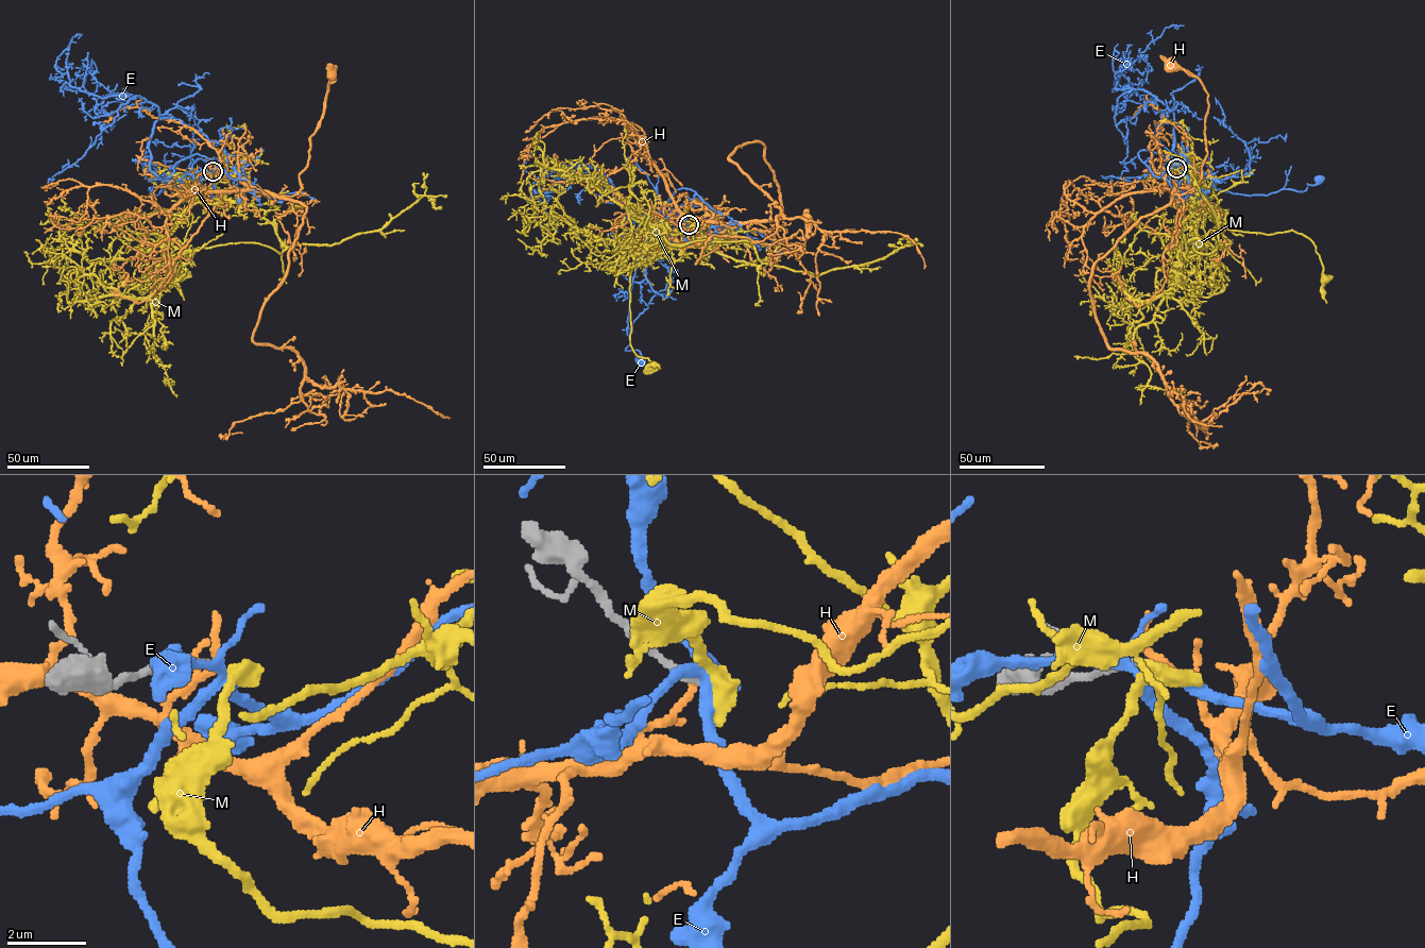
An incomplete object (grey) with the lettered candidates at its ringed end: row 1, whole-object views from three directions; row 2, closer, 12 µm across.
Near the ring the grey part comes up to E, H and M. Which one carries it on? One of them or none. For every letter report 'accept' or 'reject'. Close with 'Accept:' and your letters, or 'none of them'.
E: reject
H: reject
M: accept
Accept: M

